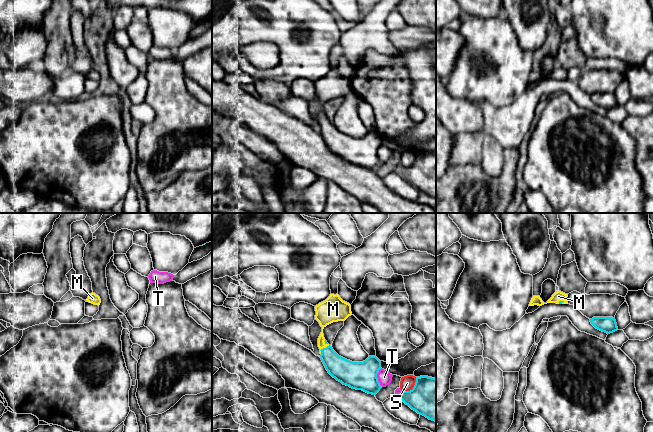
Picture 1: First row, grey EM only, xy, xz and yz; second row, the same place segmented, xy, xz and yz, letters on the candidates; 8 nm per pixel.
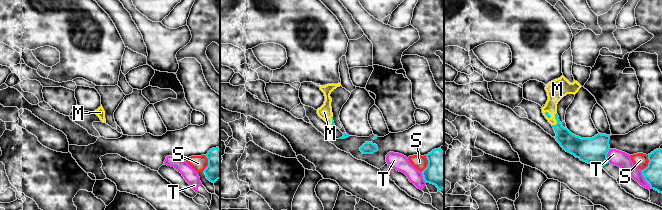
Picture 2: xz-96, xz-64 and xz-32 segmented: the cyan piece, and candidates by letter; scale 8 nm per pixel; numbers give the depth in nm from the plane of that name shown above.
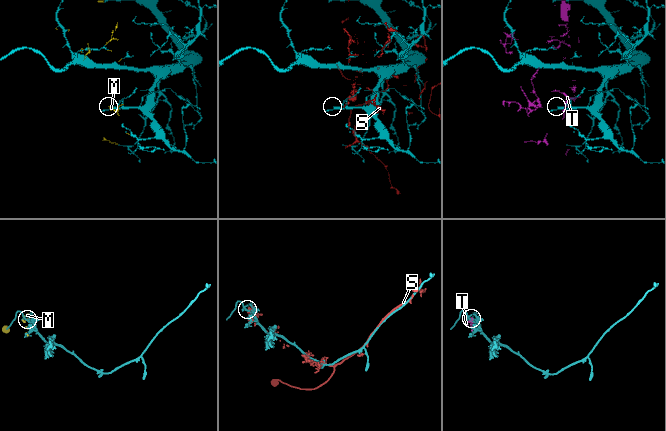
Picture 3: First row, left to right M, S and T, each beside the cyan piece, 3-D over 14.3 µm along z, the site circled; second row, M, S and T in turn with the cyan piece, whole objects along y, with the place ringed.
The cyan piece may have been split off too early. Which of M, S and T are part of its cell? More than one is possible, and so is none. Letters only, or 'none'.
M

